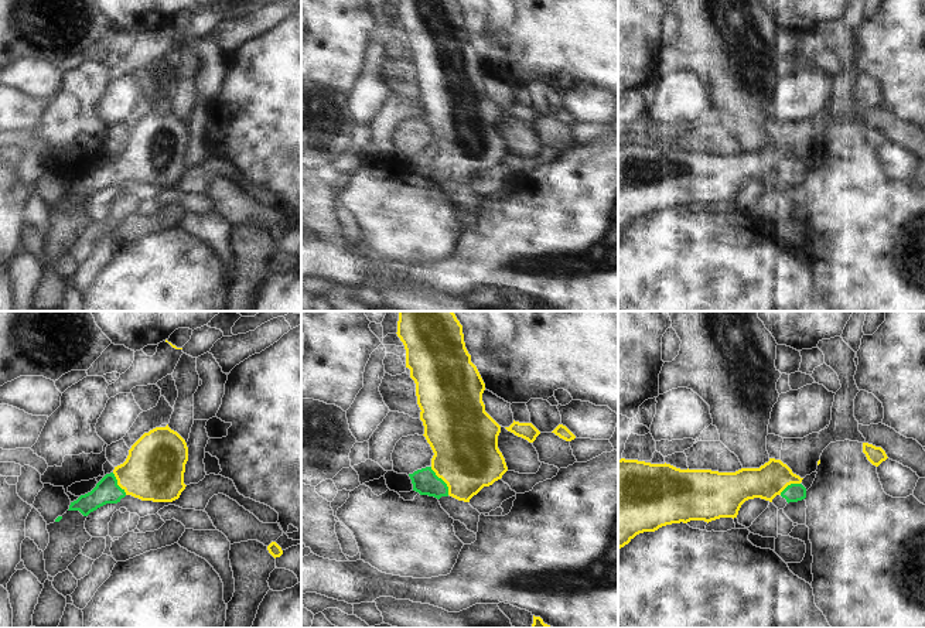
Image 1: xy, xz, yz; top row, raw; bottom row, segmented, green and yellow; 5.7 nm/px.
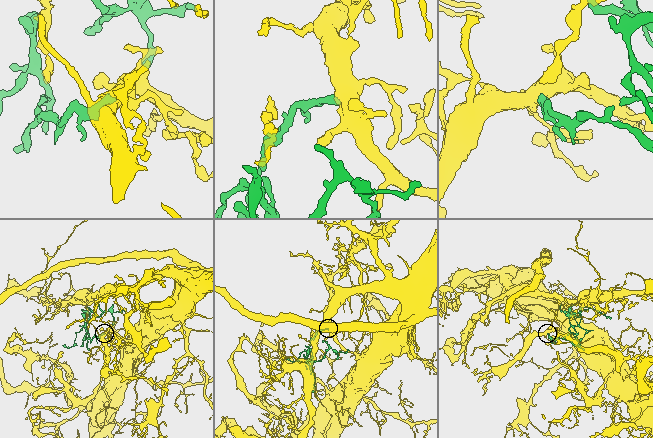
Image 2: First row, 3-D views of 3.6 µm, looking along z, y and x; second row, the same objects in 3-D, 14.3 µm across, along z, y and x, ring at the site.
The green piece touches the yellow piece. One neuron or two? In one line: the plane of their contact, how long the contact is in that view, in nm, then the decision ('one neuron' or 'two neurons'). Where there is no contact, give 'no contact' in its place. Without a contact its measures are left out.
xz | 190 nm | one neuron

